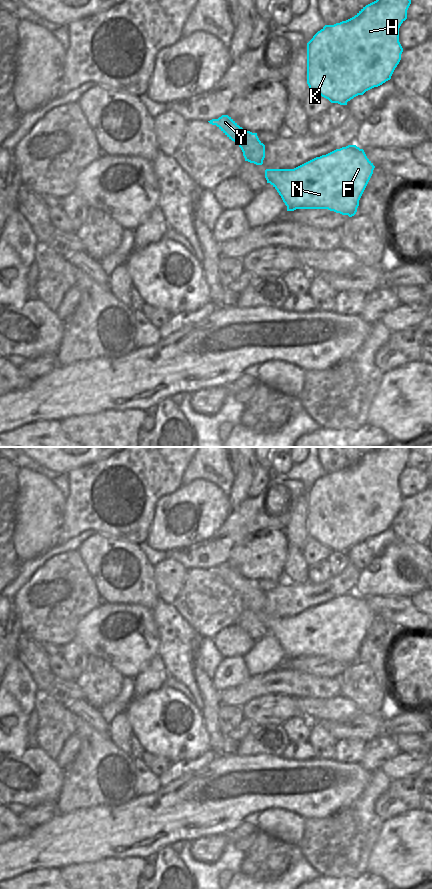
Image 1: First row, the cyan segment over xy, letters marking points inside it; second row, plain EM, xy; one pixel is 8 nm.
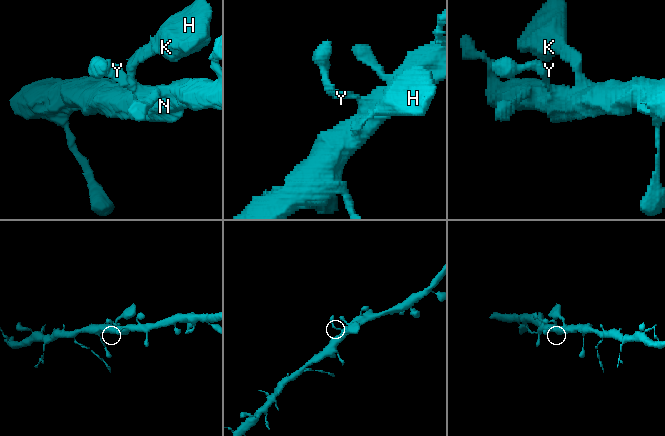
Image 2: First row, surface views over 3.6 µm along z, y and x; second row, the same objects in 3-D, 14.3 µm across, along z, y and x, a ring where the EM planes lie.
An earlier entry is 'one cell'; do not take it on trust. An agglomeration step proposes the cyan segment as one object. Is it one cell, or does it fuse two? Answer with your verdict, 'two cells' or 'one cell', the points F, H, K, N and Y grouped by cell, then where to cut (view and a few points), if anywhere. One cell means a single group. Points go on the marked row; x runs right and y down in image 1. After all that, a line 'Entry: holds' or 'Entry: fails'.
one cell; groups F H K N Y; cut none
Entry: holds

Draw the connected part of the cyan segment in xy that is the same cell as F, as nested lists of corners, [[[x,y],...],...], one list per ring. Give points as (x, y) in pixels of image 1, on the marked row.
[[[348,145],[316,157],[294,169],[266,169],[265,178],[279,193],[287,211],[328,209],[352,217],[373,174],[375,166],[363,149]]]

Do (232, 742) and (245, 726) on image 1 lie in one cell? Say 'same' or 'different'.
same

